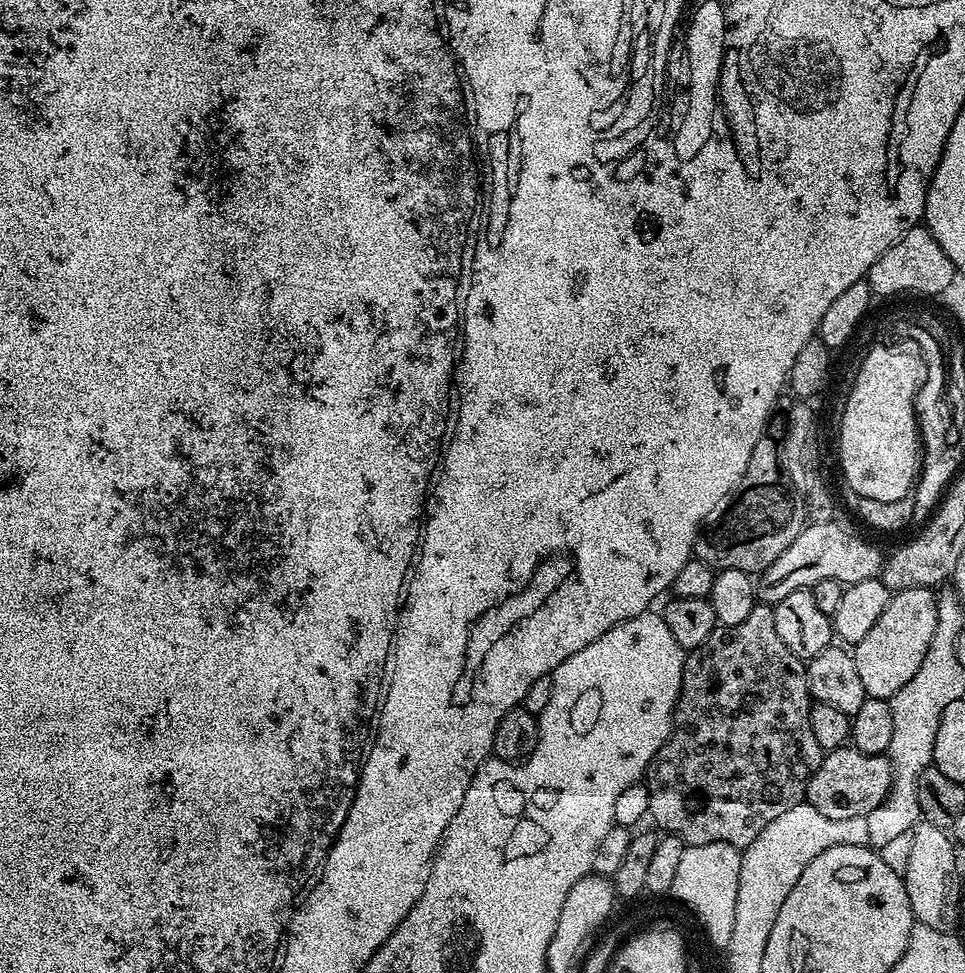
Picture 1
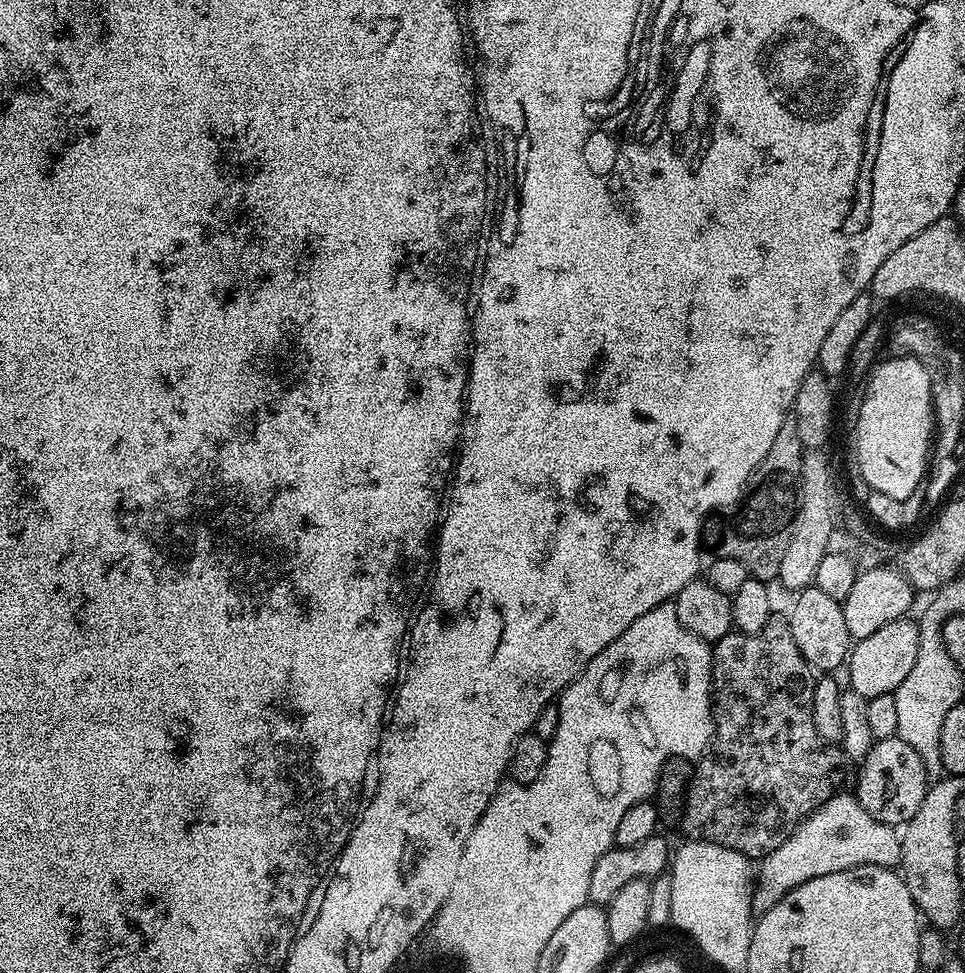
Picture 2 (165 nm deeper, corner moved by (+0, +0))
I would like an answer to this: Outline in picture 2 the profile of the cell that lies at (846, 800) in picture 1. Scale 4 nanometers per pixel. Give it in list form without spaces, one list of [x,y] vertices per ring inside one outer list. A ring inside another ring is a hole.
[[[898,735],[875,741],[864,760],[859,761],[860,773],[856,776],[854,795],[880,823],[903,826],[922,806],[922,798],[928,792],[930,777],[918,750],[913,750]]]

